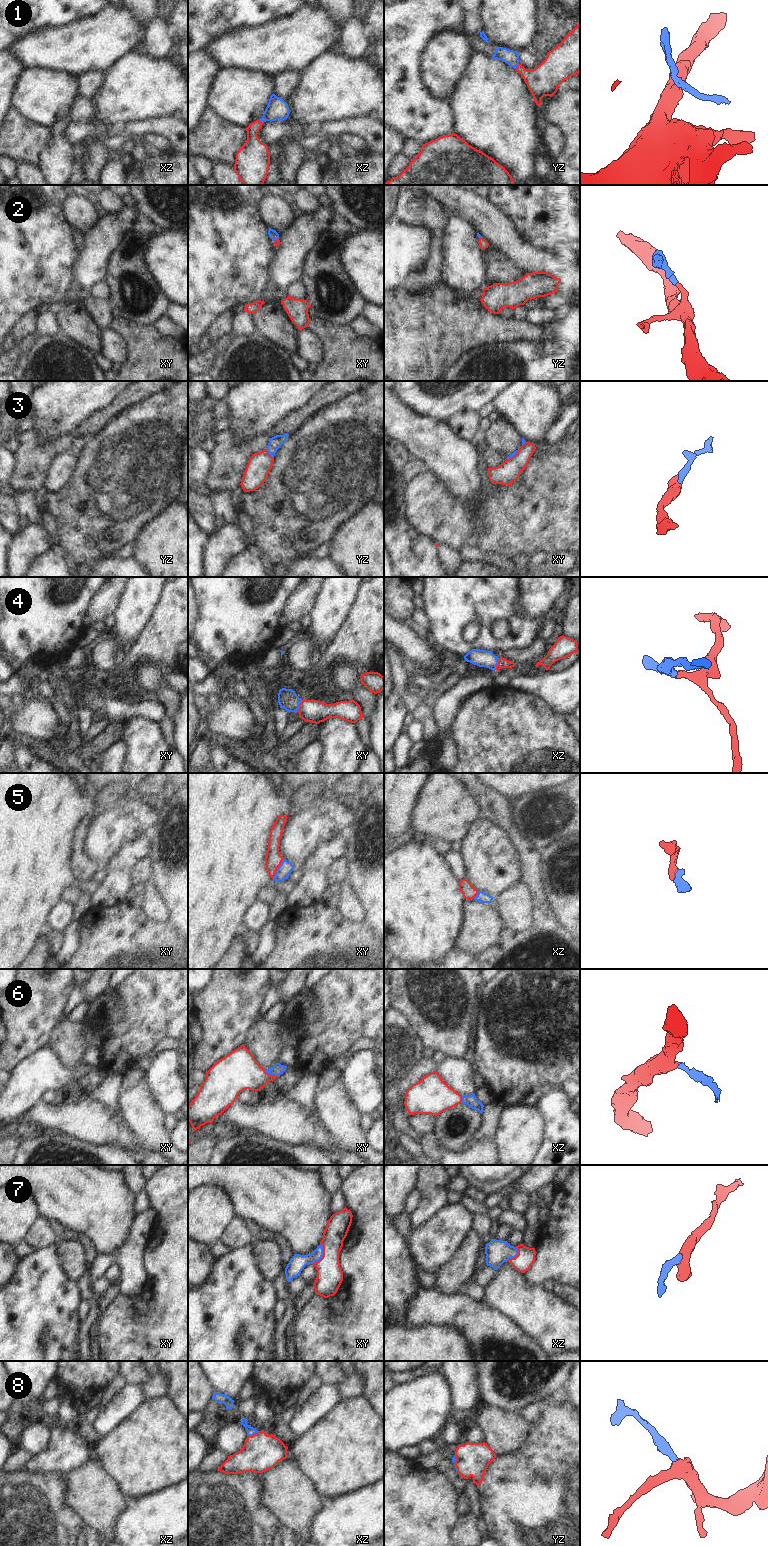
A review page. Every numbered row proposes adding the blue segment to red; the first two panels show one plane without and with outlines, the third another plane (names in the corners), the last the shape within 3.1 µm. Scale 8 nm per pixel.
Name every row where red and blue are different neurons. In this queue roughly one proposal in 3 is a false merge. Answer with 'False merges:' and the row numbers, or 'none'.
False merges: 3

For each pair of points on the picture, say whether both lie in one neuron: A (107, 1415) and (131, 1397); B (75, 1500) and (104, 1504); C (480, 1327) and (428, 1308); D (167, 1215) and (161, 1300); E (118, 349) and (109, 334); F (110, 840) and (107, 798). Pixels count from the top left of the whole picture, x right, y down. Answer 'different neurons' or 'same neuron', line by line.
A: same neuron
B: same neuron
C: same neuron
D: same neuron
E: same neuron
F: different neurons

